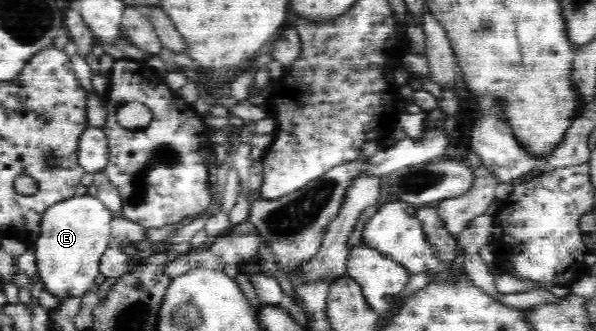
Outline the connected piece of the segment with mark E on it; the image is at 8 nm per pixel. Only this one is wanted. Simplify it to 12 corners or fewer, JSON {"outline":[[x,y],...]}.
{"outline":[[97,196],[45,211],[33,246],[45,290],[87,293],[111,239]]}

